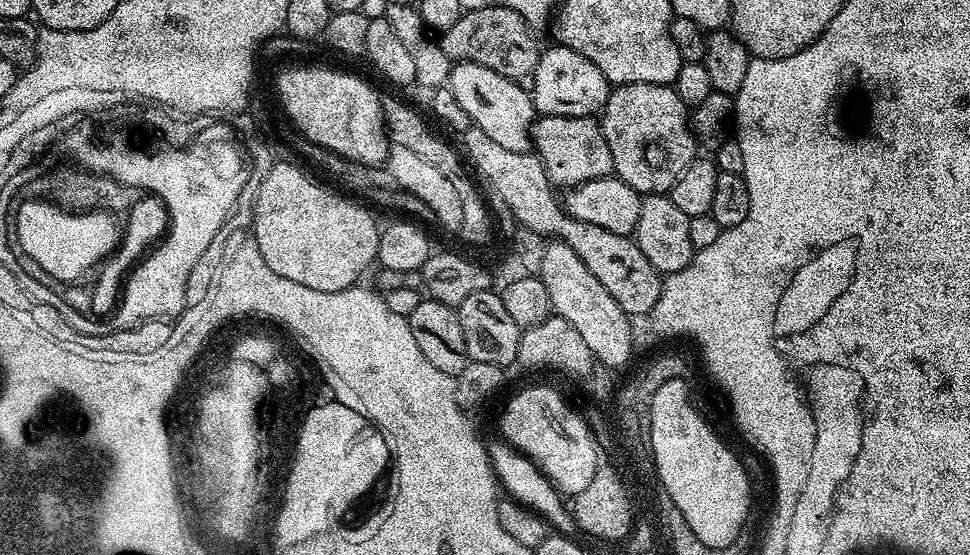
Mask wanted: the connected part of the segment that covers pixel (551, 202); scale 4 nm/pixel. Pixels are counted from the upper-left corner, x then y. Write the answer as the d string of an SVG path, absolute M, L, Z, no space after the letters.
M474 126L464 129L462 139L462 152L467 163L472 163L484 175L485 182L496 191L497 198L512 211L517 225L570 246L570 250L574 250L574 254L578 254L578 258L586 262L586 270L590 270L590 274L594 274L594 278L598 278L598 282L602 282L602 286L610 290L614 302L618 302L618 306L622 306L622 310L627 312L629 317L647 317L652 312L660 297L662 274L654 270L654 266L650 266L646 254L638 250L632 236L610 234L610 230L602 230L602 226L575 220L571 214L565 212L557 197L556 200L552 197L554 188L548 182L544 167L540 165L539 155L531 151L505 150L484 131Z

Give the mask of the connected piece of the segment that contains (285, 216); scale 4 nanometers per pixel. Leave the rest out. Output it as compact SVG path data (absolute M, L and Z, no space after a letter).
M273 163L272 169L254 193L256 217L252 220L251 235L262 258L266 258L266 266L270 266L274 274L282 274L282 278L290 278L290 282L310 286L310 290L337 292L353 287L359 281L356 279L374 264L382 228L379 223L376 225L375 218L362 205L352 201L355 199L328 188L315 184L302 169L292 164Z

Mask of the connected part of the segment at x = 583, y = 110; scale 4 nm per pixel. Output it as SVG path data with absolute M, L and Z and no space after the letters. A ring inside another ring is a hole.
M559 42L553 45L553 48L545 47L541 51L538 70L534 70L530 95L537 113L540 116L596 116L608 101L608 79L590 58L582 58L578 50L570 50Z

